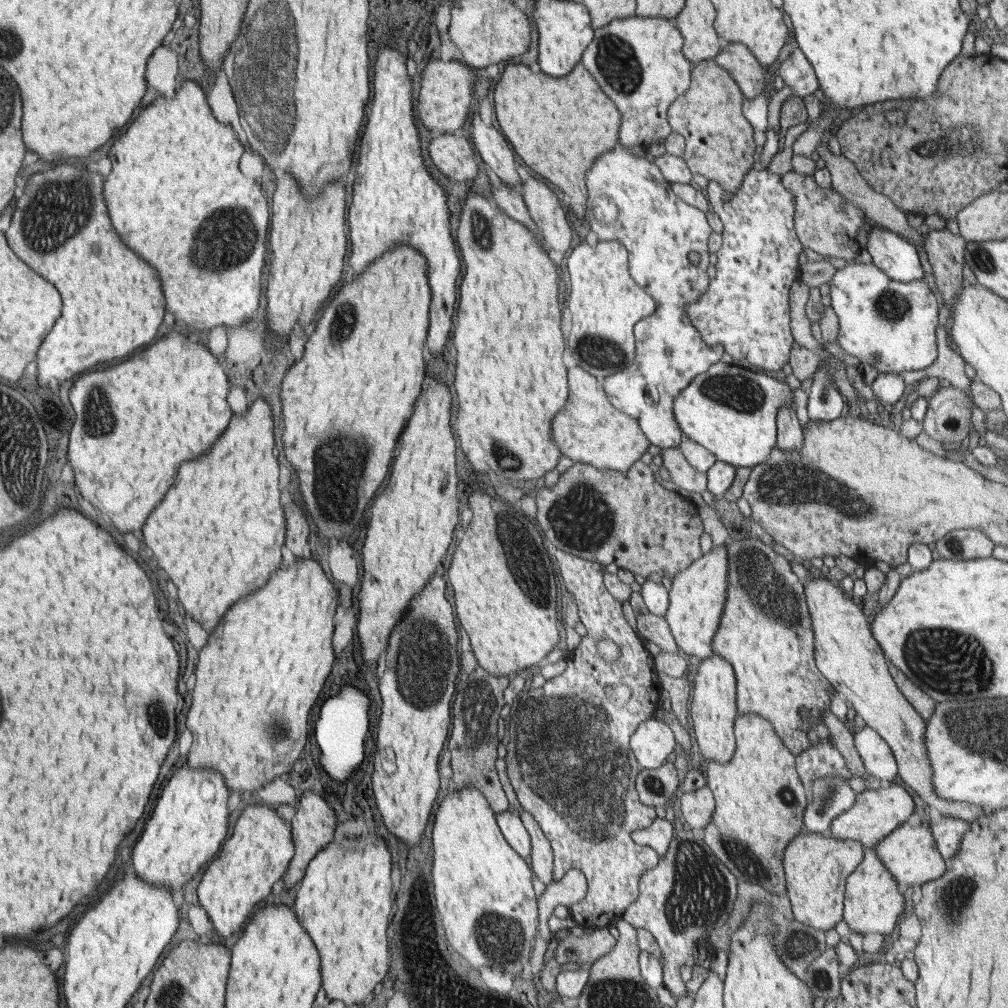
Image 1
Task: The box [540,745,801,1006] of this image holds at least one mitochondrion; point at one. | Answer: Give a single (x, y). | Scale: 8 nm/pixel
(699, 895)

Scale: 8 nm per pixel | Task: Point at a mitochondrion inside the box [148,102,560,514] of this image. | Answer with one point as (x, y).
(228, 237)

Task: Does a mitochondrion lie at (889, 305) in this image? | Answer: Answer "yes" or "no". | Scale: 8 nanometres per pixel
yes

